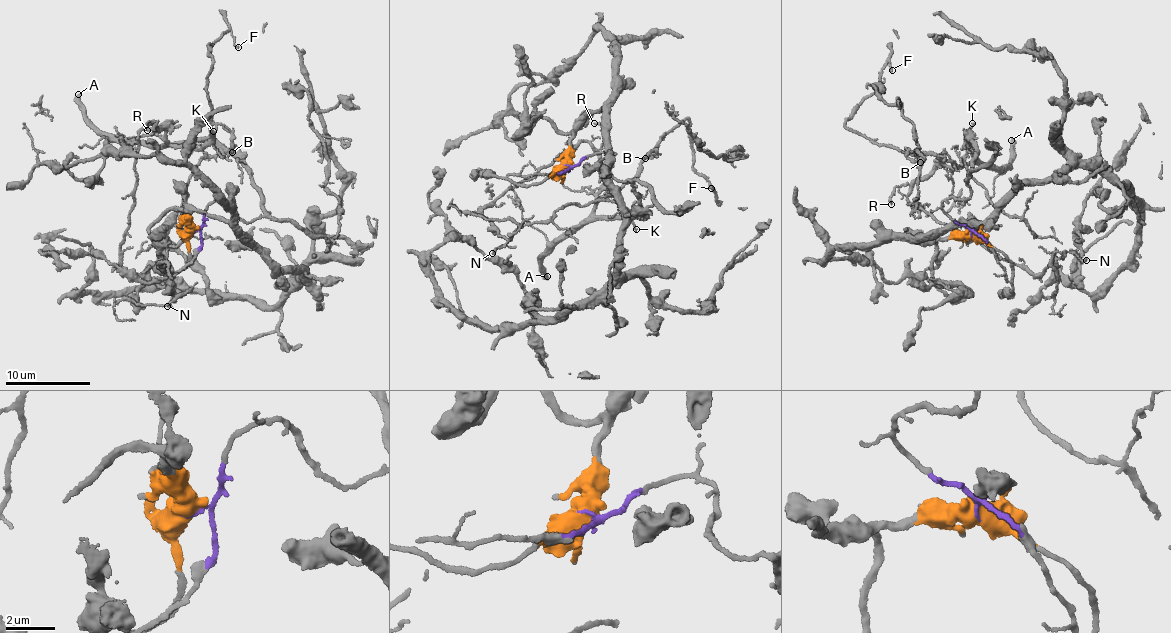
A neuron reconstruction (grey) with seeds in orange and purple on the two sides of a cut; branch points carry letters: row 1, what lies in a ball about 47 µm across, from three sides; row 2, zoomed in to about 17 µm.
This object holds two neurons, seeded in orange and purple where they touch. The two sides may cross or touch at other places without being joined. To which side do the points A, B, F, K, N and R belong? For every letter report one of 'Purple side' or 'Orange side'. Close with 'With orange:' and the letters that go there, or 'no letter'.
A: Purple side
B: Purple side
F: Purple side
K: Purple side
N: Purple side
R: Purple side
With orange: no letter

